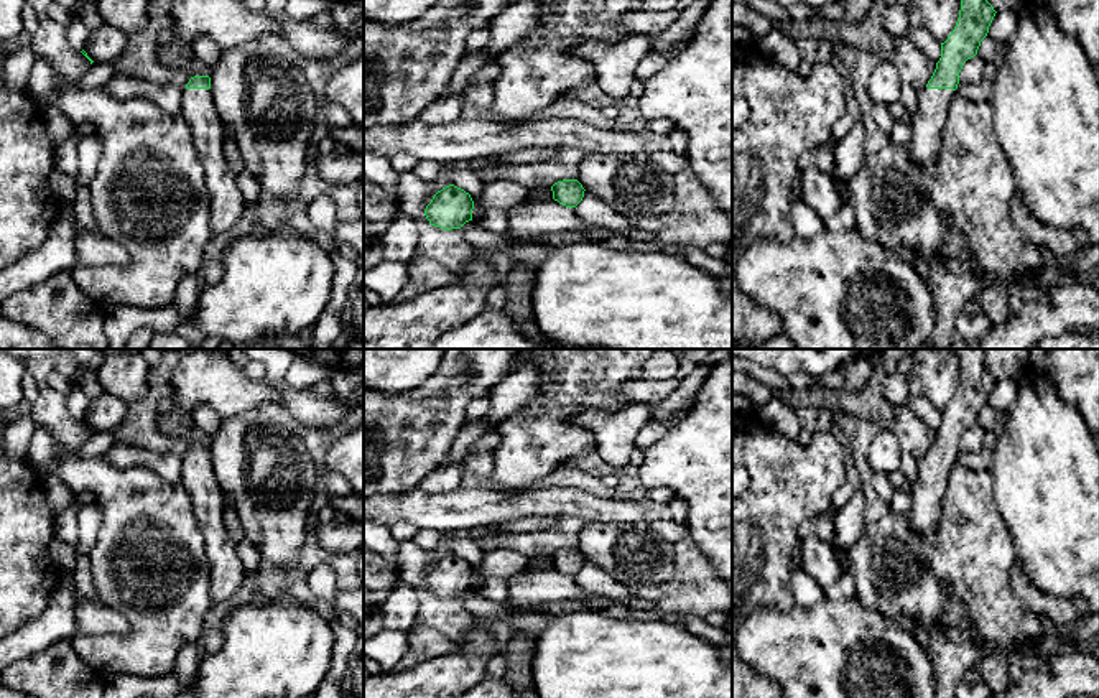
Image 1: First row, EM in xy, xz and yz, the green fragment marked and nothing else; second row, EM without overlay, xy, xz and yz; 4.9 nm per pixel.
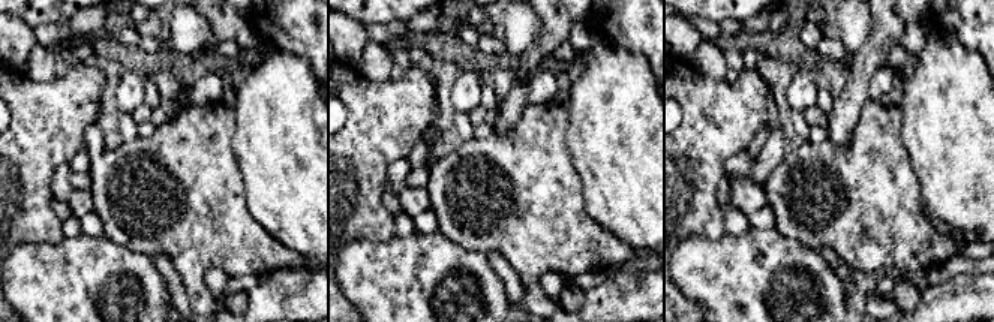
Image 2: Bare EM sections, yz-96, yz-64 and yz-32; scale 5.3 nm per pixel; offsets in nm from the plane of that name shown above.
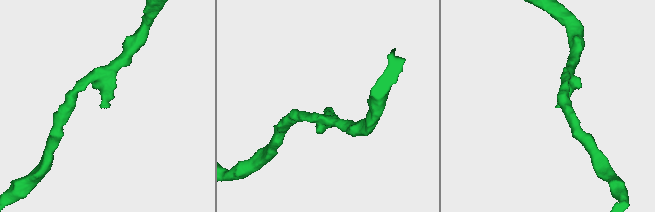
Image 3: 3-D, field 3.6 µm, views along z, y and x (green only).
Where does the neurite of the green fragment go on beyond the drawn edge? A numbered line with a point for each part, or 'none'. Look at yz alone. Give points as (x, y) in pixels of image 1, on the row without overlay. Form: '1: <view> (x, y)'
1: yz (927, 494)

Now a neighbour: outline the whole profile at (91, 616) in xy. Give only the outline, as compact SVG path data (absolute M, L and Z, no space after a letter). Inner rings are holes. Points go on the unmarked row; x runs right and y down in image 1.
M74 586L76 637L90 634L127 634L128 621L104 603L84 598Z

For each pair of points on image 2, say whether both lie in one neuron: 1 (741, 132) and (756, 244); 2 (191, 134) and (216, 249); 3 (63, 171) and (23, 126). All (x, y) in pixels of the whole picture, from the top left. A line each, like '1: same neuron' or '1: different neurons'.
1: different neurons
2: same neuron
3: different neurons

